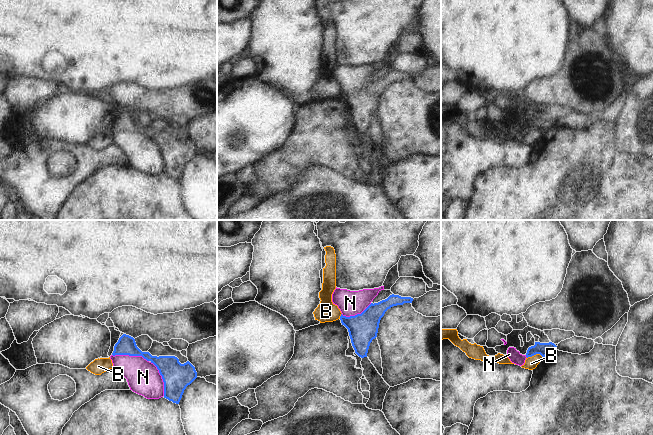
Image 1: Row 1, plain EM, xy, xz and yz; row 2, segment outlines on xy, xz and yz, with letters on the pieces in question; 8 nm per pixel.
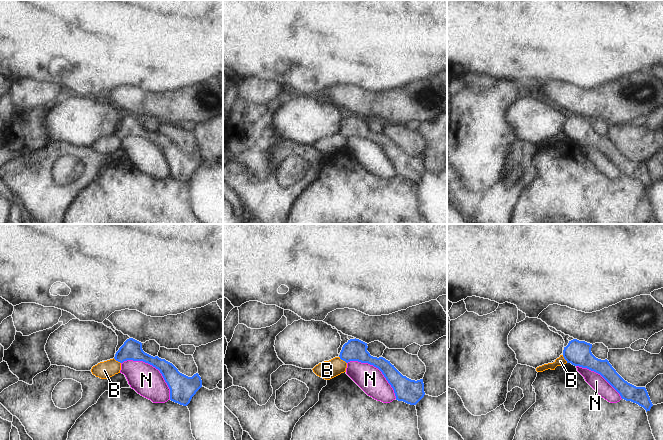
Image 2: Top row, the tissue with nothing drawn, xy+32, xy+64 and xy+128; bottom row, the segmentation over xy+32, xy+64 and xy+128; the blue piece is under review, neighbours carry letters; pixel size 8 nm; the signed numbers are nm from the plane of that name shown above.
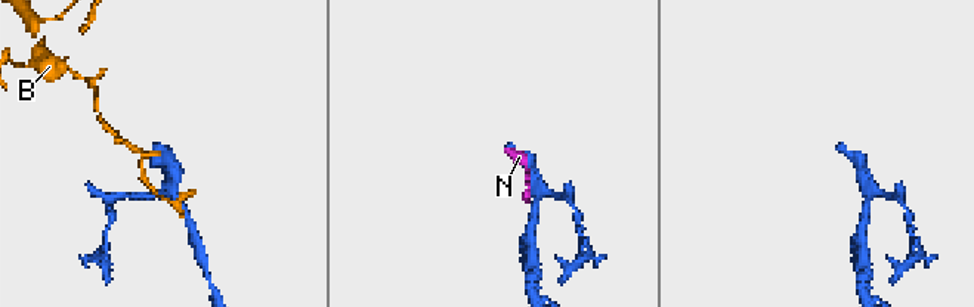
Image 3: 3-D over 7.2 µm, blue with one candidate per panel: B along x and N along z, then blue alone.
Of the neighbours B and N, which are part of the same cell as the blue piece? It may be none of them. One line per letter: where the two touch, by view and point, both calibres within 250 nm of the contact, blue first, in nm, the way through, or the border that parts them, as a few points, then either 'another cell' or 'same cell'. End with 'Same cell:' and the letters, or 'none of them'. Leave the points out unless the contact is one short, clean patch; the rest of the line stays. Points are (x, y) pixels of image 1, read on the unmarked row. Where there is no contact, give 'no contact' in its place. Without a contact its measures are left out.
B: contact yz (534, 130); calibres 100 and 100 nm; border yz (542, 132), (534, 130), (527, 134); another cell
N: contact xy (130, 131); calibres 160 and 260 nm; another cell
Same cell: none of them

